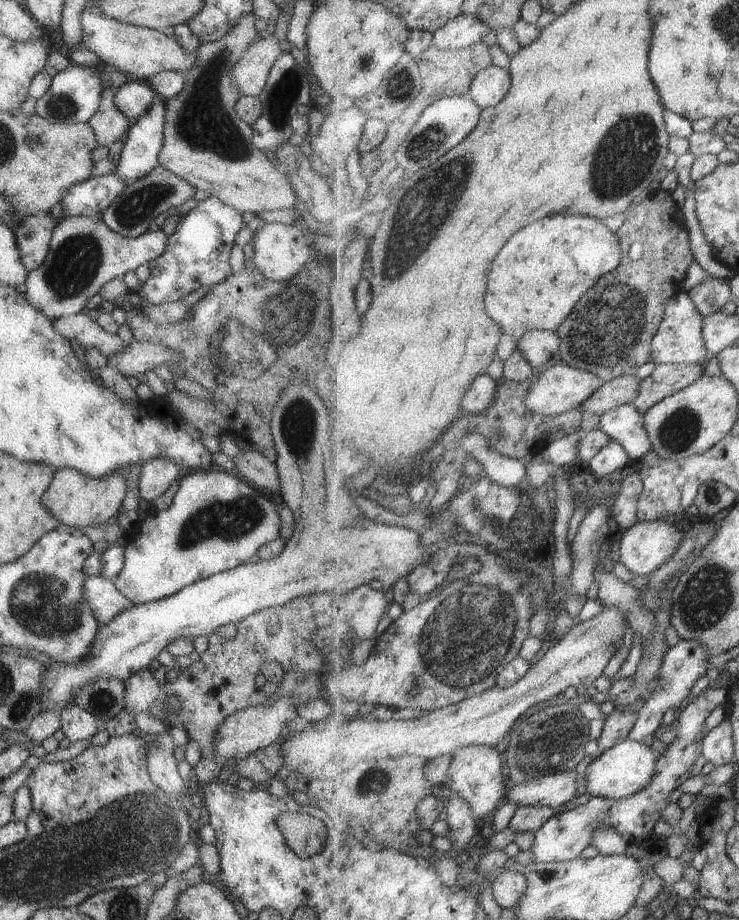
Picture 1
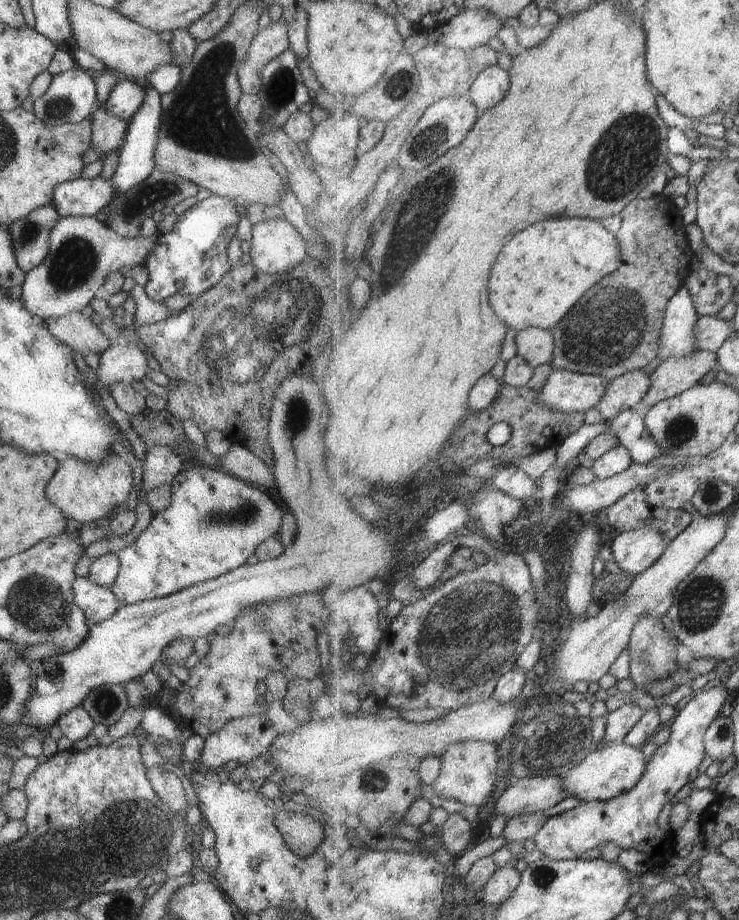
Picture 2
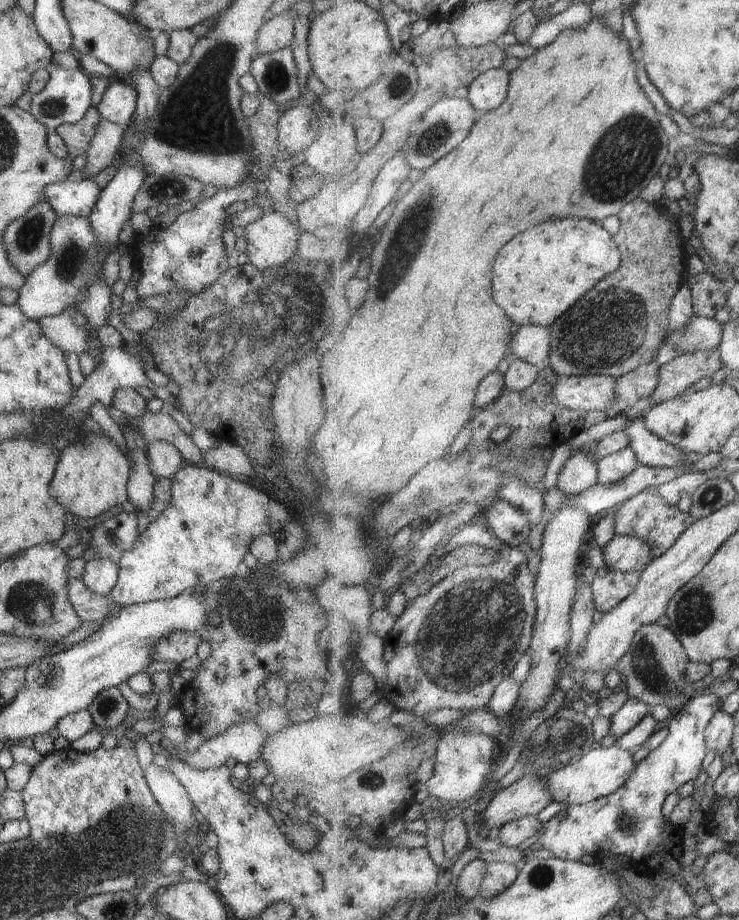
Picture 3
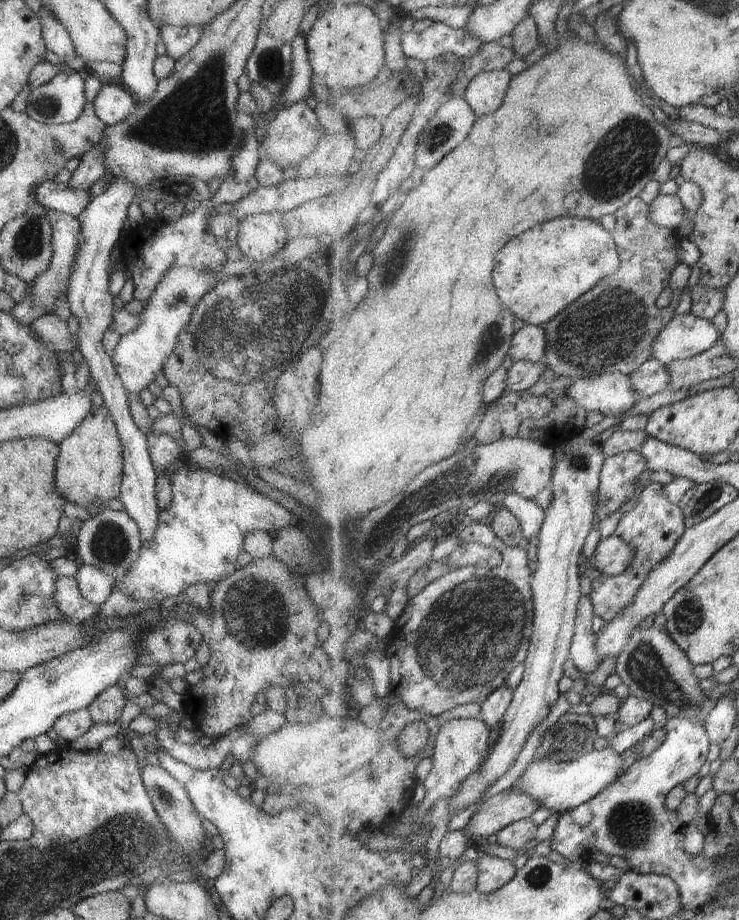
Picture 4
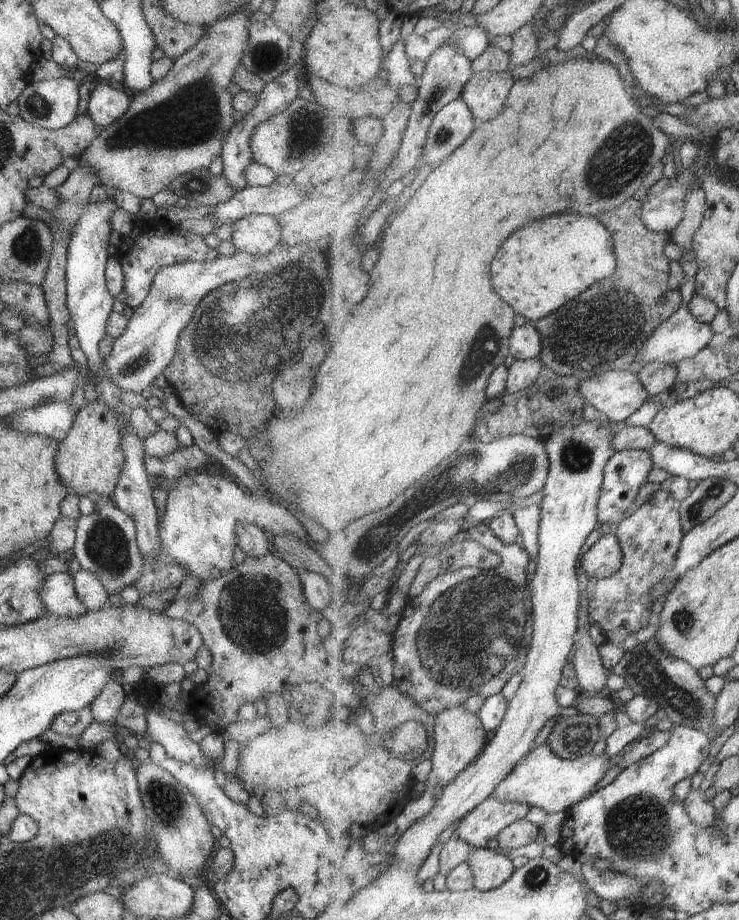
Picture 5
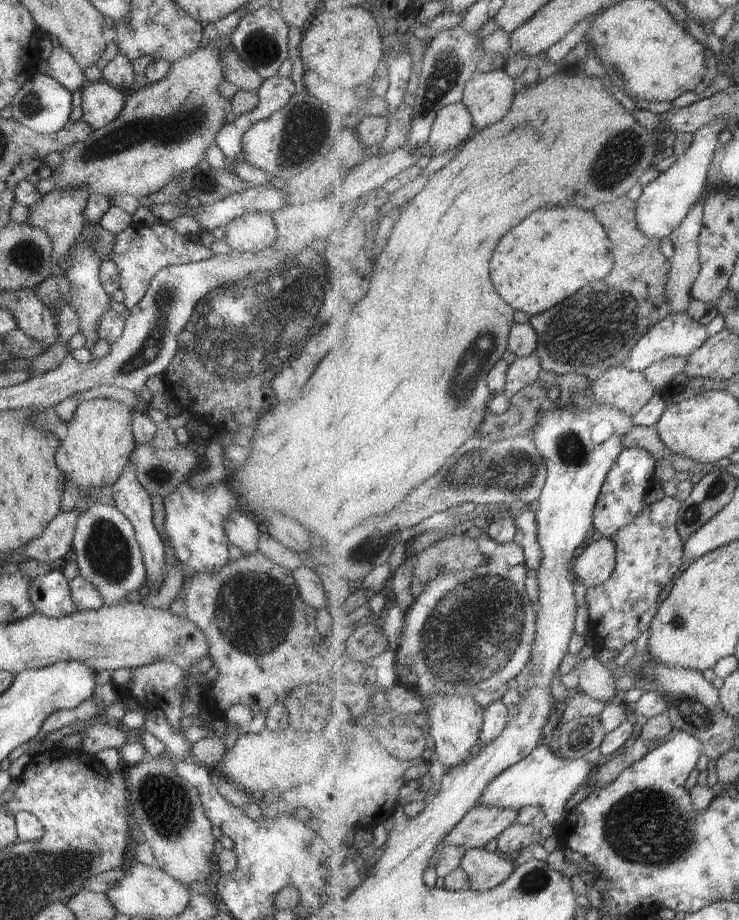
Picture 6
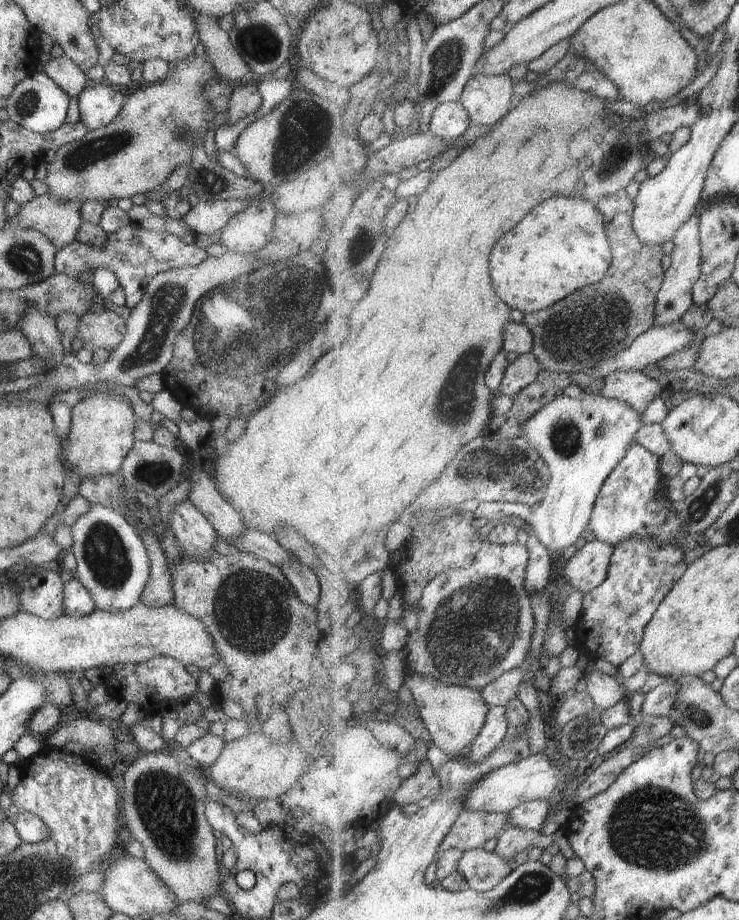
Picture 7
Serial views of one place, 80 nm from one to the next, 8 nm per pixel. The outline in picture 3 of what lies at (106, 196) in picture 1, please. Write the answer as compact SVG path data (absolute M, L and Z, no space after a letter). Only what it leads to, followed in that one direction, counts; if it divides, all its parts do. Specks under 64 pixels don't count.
M66 179L46 184L42 193L56 216L86 217L91 212L90 208L93 208L100 190L92 179Z

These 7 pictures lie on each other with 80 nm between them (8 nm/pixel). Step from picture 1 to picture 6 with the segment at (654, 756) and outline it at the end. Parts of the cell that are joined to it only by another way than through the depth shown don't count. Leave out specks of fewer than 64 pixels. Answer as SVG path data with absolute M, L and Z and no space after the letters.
M539 744L531 755L513 768L493 780L493 784L487 786L487 792L483 792L478 806L493 806L496 808L523 809L527 806L539 806L547 815L547 821L551 824L566 824L565 804L576 792L587 785L591 780L591 774L598 765L584 759L567 759L555 756L553 750L546 744Z

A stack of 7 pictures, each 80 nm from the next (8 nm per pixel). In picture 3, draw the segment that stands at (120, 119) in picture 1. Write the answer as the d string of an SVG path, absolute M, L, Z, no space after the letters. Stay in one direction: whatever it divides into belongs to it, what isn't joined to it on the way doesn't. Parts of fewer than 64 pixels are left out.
M103 118L99 119L96 133L86 150L84 170L89 176L82 180L91 179L106 166L116 162L116 156L122 149L121 140L125 128Z

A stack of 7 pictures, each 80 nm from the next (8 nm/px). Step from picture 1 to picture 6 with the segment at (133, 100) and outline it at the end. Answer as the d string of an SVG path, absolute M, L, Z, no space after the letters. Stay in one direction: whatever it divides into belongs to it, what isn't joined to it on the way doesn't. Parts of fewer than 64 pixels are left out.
M104 81L86 83L82 90L81 119L85 120L92 130L97 130L115 119L125 100L120 88L110 86Z

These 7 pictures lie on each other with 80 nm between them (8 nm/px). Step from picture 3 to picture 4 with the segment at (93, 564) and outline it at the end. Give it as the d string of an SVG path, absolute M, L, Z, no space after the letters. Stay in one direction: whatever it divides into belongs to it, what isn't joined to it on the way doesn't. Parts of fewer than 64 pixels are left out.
M82 564L75 572L74 578L81 596L95 606L105 602L111 588L115 585L110 576L89 565Z

